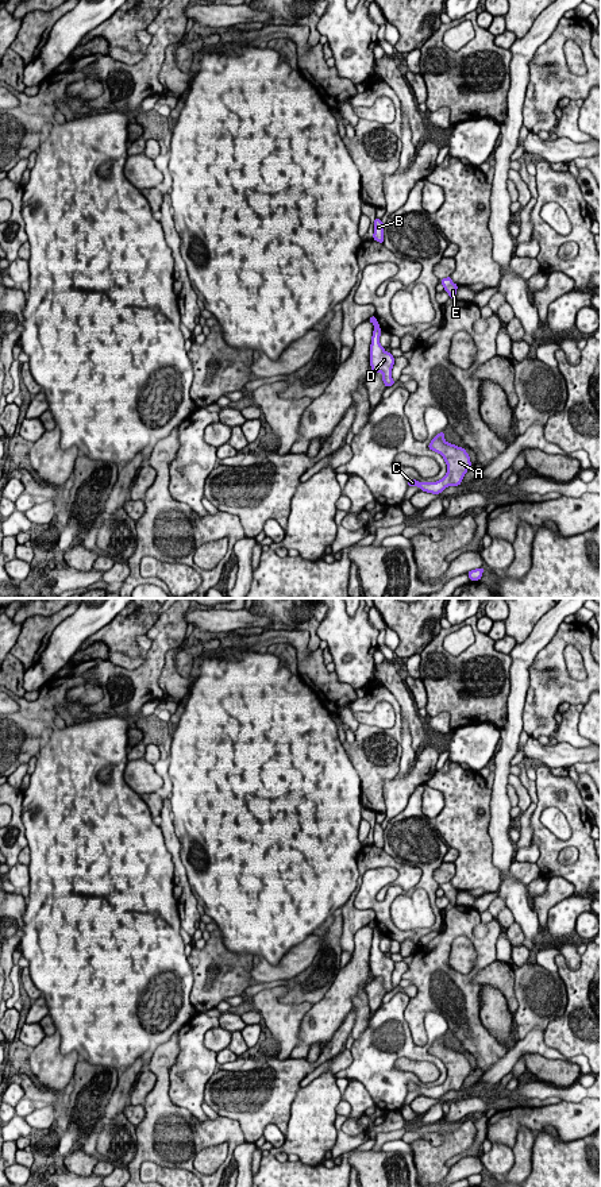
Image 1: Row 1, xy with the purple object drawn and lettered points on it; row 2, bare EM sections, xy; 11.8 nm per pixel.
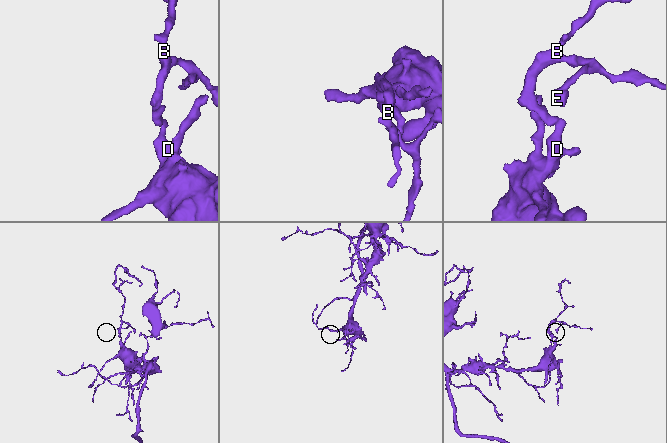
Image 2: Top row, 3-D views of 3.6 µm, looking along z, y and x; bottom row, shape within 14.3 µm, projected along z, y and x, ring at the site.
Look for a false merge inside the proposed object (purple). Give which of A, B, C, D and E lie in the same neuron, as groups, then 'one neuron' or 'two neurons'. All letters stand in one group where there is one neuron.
A C D / B E | two neurons

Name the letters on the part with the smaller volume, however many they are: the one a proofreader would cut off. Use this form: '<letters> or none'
B, E

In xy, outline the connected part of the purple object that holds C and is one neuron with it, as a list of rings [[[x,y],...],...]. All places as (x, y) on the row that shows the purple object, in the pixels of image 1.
[[[444,431],[431,440],[428,448],[443,456],[447,465],[446,475],[436,482],[419,482],[416,479],[409,479],[408,486],[419,486],[423,492],[439,494],[451,485],[461,485],[465,474],[471,466],[470,456],[466,450],[447,443],[444,440]]]

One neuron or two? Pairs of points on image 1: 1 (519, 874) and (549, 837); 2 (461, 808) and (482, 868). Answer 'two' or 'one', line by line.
1: two
2: one

